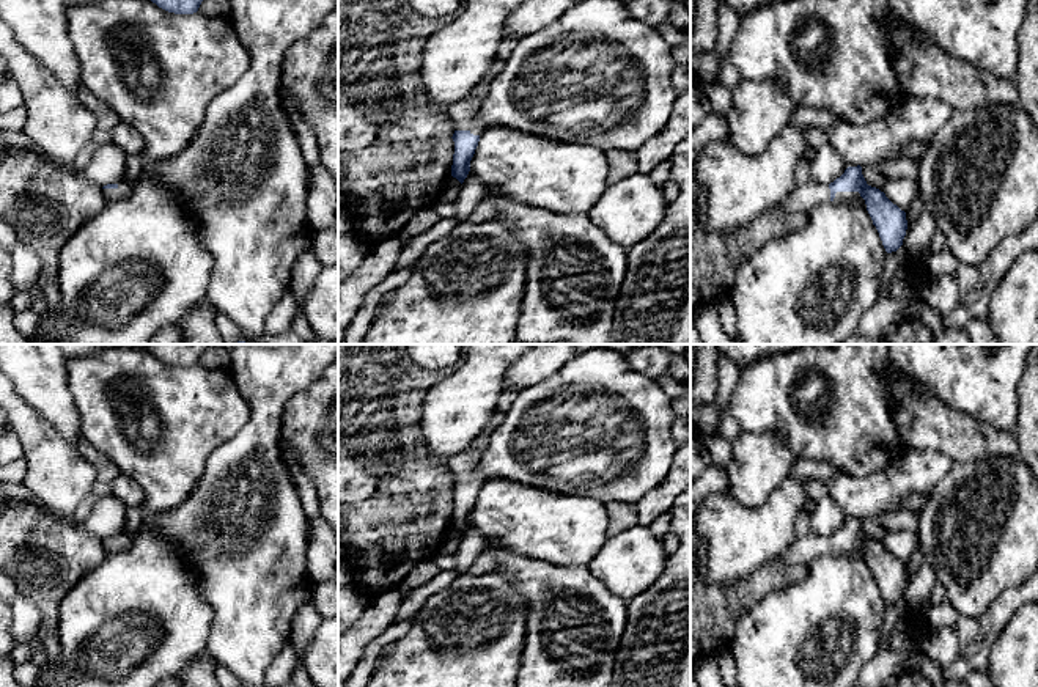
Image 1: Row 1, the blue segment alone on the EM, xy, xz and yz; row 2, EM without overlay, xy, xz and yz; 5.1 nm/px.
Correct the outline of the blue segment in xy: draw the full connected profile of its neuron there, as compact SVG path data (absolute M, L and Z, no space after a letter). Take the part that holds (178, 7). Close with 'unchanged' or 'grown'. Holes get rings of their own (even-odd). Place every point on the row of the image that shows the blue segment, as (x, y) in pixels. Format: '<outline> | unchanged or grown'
M151 0L159 8L175 14L193 14L203 0Z | unchanged

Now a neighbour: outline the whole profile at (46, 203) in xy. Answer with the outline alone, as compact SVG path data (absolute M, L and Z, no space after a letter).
M35 148L9 149L0 156L0 214L13 226L17 241L30 245L42 269L36 292L50 308L60 307L58 255L63 244L105 206L104 189L88 181L80 171L50 162Z

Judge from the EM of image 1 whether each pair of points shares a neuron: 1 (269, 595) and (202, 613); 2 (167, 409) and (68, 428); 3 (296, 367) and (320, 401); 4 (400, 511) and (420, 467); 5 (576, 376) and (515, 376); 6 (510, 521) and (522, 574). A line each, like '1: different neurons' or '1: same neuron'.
1: different neurons
2: different neurons
3: different neurons
4: same neuron
5: different neurons
6: different neurons

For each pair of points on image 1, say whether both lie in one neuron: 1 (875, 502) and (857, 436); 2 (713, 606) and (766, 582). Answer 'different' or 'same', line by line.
1: different
2: same

